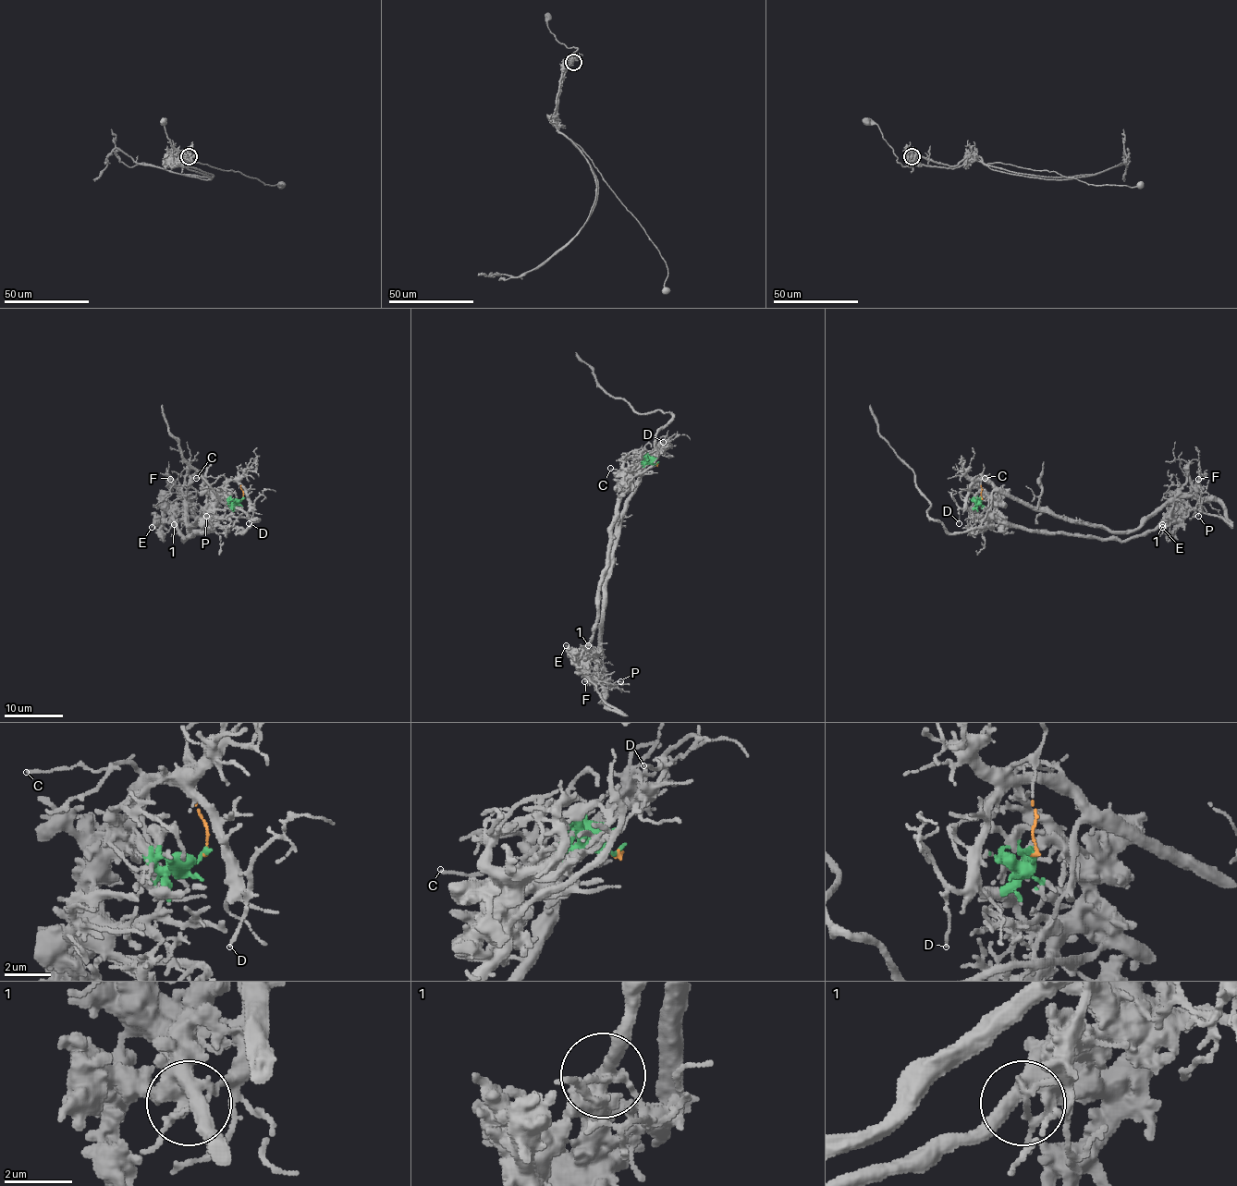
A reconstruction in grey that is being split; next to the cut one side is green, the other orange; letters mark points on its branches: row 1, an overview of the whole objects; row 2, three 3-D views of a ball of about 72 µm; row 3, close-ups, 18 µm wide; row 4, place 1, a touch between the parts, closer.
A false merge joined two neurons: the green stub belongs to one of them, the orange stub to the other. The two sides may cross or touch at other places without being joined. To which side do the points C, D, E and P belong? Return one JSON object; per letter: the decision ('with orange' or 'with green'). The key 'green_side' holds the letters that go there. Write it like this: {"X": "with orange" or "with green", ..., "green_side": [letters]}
{"C": "with orange", "D": "with orange", "E": "with green", "P": "with orange", "green_side": ["E"]}

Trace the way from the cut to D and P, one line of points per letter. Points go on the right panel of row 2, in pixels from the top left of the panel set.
D: (980, 499), (982, 478), (977, 475), (970, 487), (965, 505), (958, 510), (958, 522)
P: (980, 499), (977, 475), (1034, 507), (1113, 531), (1133, 531), (1180, 497), (1200, 502), (1197, 517)

